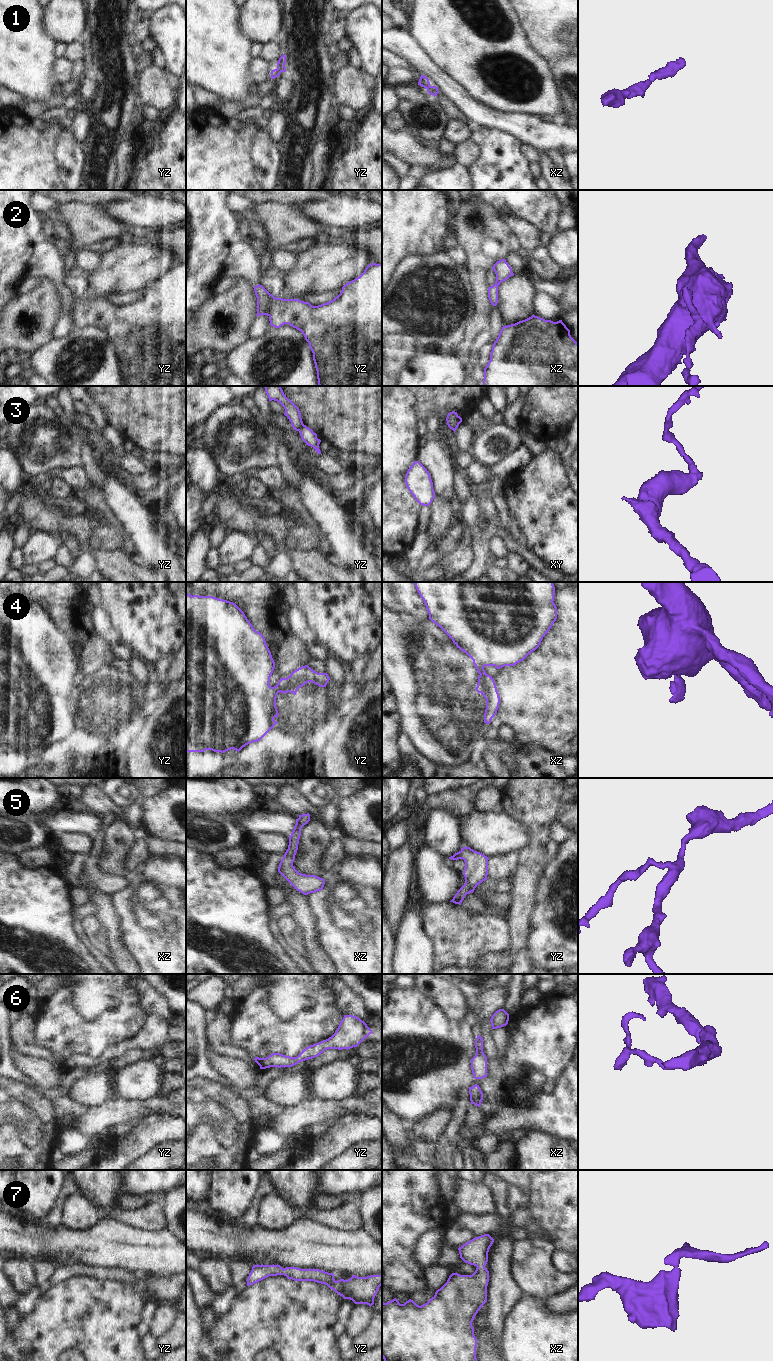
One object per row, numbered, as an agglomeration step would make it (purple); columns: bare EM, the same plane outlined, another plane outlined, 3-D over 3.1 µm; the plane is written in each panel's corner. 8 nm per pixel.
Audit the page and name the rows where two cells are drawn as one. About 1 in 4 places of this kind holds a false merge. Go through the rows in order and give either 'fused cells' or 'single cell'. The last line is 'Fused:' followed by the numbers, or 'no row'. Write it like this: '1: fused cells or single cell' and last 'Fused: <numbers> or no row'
1: single cell
2: single cell
3: fused cells
4: fused cells
5: single cell
6: single cell
7: single cell
Fused: 3, 4

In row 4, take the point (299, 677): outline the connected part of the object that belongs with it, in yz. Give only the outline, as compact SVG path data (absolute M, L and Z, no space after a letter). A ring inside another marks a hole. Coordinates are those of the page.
M305 665L294 670L287 678L280 678L277 686L283 694L290 692L296 695L297 690L308 682L319 687L326 687L329 680L327 673L318 673Z

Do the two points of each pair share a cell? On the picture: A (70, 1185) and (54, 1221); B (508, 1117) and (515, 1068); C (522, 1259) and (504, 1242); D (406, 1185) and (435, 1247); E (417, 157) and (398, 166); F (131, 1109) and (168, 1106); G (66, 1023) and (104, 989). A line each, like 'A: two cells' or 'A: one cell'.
A: one cell
B: two cells
C: two cells
D: two cells
E: two cells
F: one cell
G: two cells

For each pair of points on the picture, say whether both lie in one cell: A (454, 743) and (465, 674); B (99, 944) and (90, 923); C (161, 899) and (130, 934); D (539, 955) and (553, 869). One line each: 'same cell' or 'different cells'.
A: same cell
B: same cell
C: same cell
D: same cell

